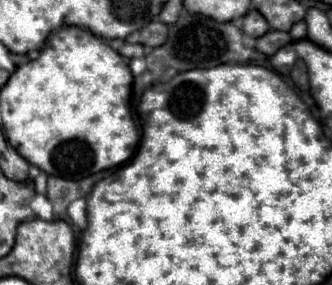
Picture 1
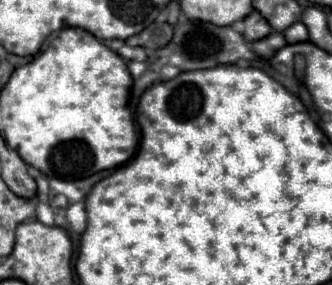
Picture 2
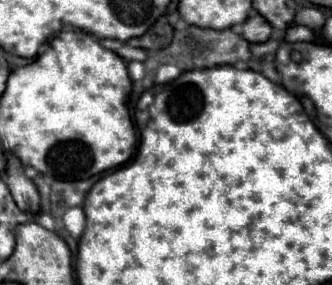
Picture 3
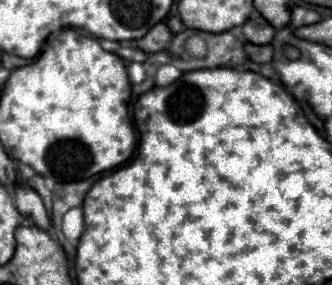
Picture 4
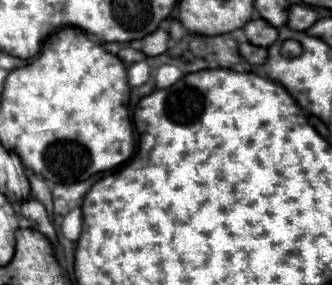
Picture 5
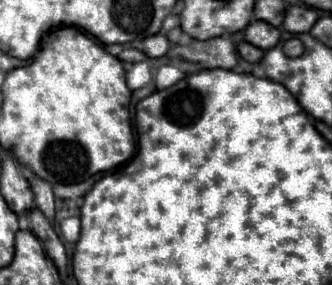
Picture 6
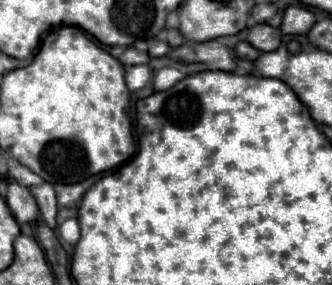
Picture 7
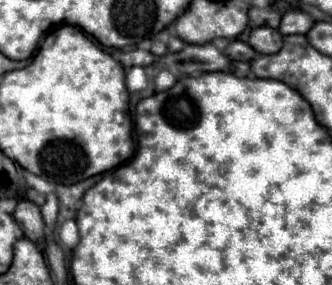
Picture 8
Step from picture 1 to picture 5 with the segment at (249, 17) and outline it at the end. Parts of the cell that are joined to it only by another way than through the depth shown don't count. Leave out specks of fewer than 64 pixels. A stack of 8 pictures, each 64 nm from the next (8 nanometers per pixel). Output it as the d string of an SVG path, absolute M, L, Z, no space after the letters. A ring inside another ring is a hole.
M254 18L244 26L244 34L248 38L248 42L252 42L254 46L262 46L268 48L278 40L278 30L272 28L266 20L262 18Z

